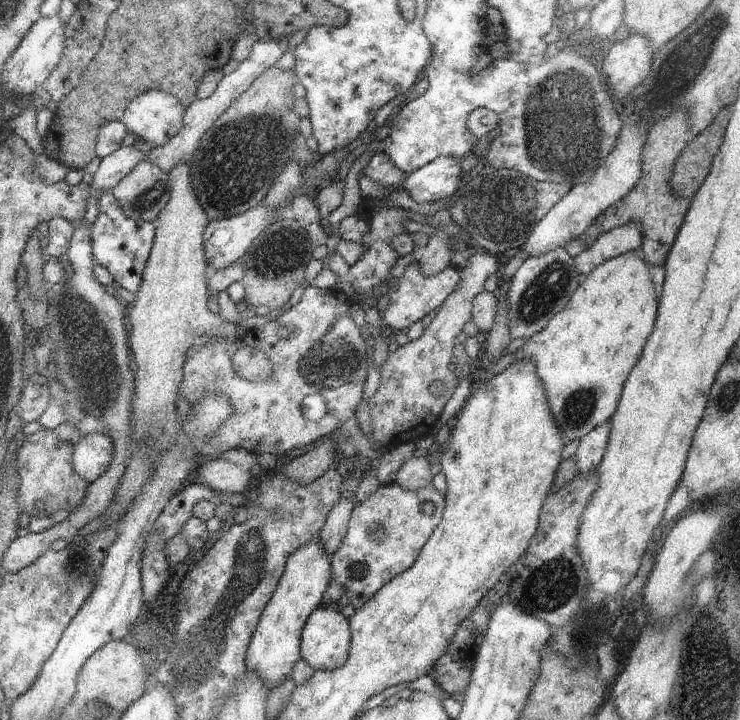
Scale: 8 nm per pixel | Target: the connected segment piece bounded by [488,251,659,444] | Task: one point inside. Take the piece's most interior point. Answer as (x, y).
(584, 355)

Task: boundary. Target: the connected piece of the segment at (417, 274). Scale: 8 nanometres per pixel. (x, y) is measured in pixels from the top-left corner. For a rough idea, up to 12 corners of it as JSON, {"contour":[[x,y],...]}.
{"contour":[[418,262],[393,279],[384,323],[405,332],[442,307],[460,282],[449,265],[424,276]]}

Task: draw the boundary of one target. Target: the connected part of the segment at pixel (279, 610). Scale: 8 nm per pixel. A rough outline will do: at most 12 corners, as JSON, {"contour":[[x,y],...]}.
{"contour":[[316,537],[288,556],[245,664],[269,690],[301,660],[331,557]]}

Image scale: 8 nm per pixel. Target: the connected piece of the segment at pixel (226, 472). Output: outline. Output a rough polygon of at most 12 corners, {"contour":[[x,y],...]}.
{"contour":[[222,458],[196,466],[198,483],[244,493],[252,475]]}

